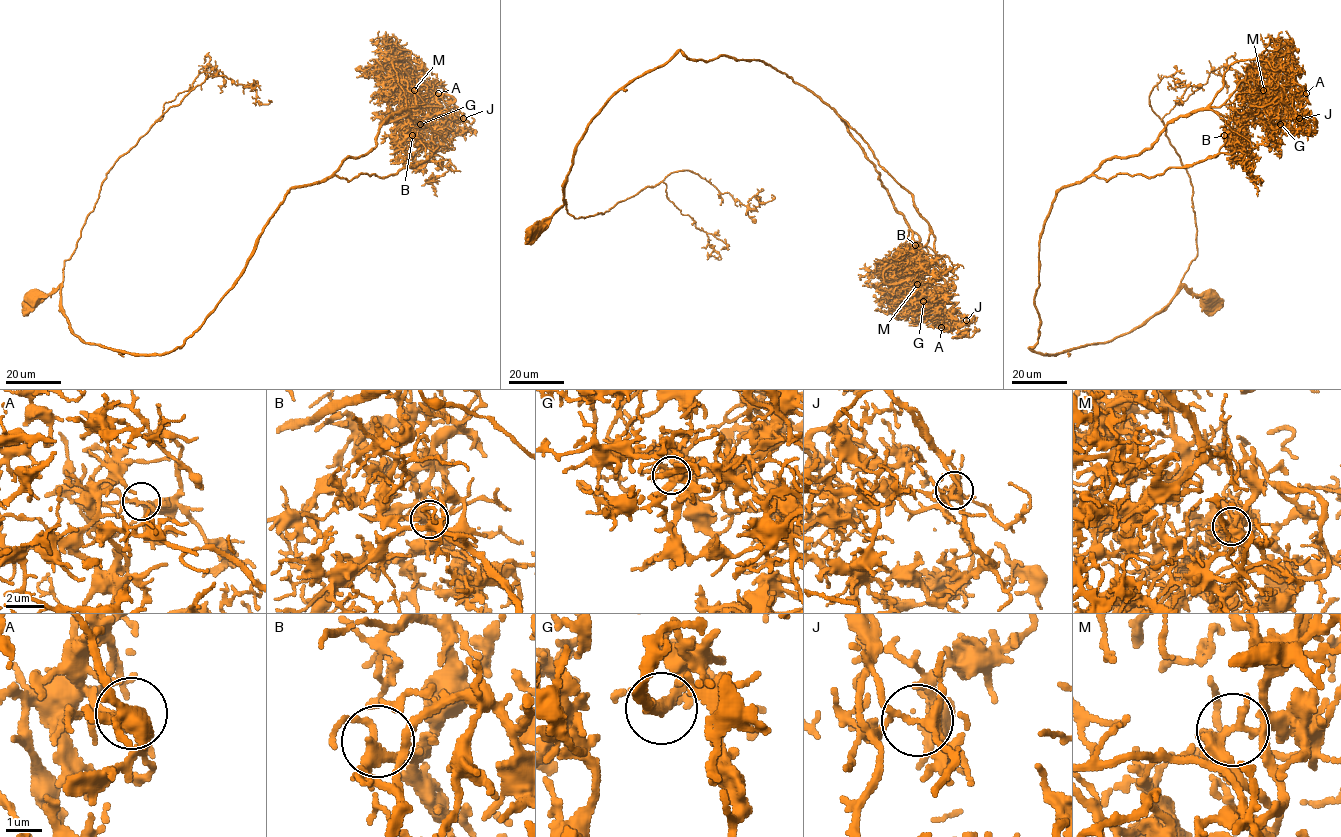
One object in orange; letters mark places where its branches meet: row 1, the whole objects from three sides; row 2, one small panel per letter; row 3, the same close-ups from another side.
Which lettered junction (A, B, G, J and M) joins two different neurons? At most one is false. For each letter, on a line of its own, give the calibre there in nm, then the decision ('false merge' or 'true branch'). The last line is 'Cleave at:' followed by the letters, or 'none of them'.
A: 320 nm thick; true branch
B: 280 nm thick; true branch
G: 220 nm thick; true branch
J: 260 nm thick; true branch
M: 280 nm thick; true branch
Cleave at: none of them

